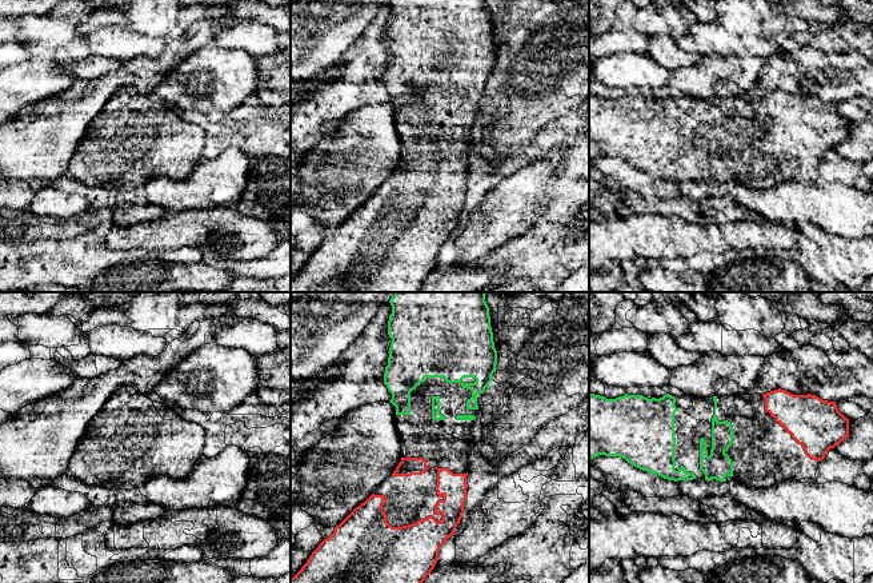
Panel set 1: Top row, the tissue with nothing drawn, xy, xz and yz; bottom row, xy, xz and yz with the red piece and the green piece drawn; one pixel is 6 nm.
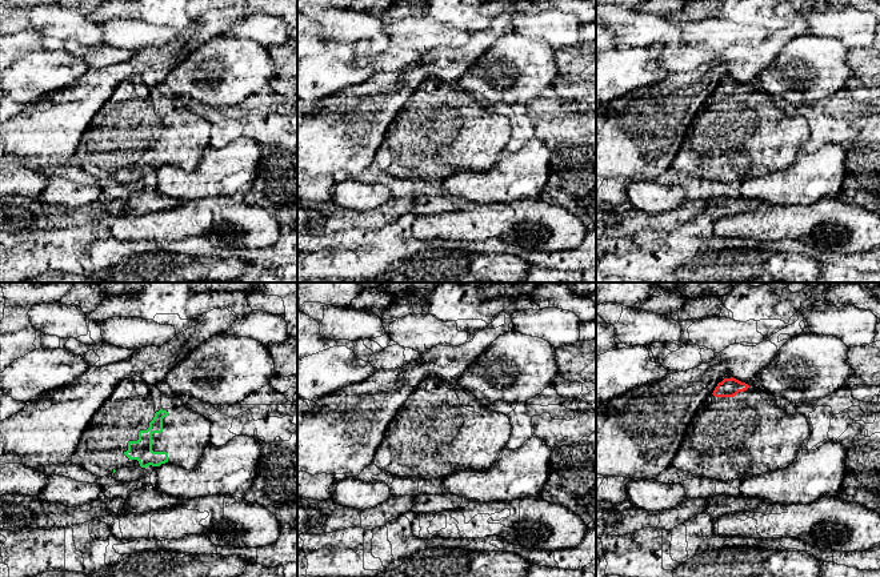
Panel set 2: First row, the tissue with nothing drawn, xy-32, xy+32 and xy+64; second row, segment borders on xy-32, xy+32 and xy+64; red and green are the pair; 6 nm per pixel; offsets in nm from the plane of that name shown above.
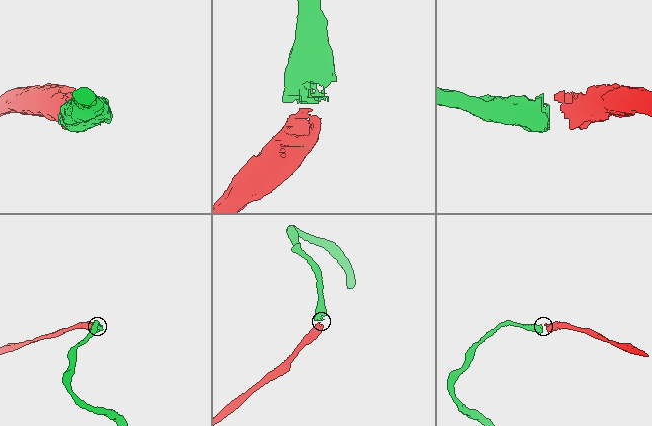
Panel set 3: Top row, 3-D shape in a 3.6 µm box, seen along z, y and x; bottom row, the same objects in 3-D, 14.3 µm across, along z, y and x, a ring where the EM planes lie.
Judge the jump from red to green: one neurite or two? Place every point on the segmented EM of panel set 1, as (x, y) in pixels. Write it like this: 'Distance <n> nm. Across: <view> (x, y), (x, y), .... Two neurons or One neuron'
Distance 220 nm. Across: yz (765, 410), (731, 423). One neuron

